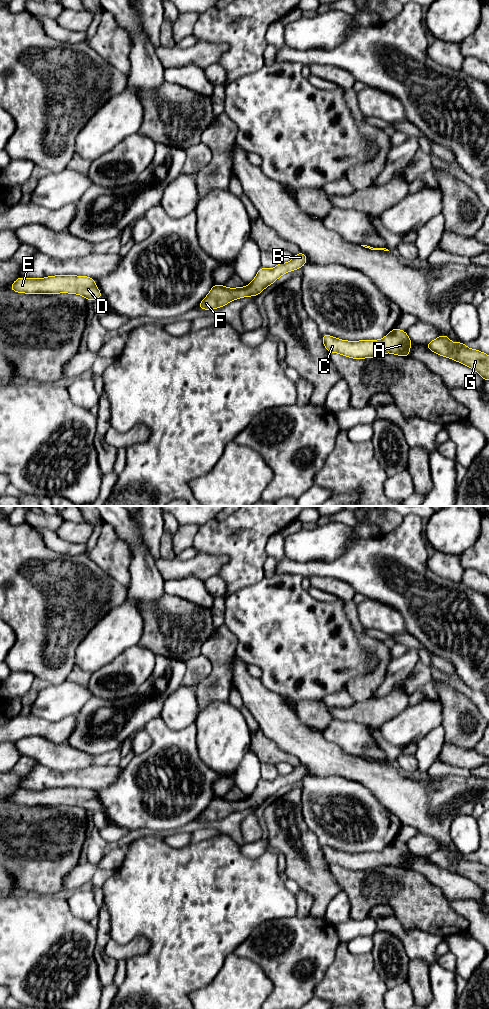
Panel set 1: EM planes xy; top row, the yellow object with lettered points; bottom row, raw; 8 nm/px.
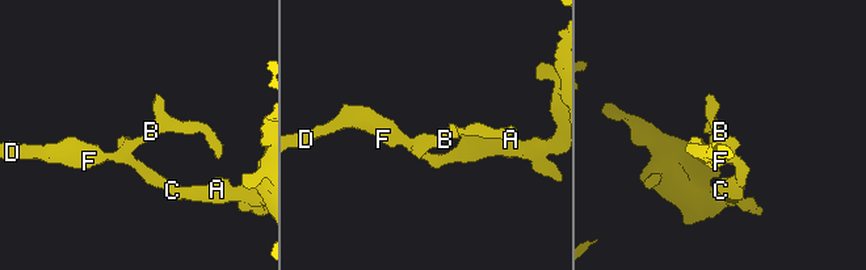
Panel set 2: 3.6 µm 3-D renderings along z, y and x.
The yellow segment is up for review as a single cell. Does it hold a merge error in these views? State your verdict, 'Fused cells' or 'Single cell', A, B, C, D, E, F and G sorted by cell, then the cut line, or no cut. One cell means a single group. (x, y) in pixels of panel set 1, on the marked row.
Single cell. Groups: A B C D E F G. No split

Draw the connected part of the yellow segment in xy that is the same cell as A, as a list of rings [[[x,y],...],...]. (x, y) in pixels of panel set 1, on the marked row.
[[[396,327],[379,340],[347,341],[323,334],[322,341],[329,353],[339,353],[353,359],[374,358],[385,353],[410,357],[409,349],[413,344],[407,332]]]

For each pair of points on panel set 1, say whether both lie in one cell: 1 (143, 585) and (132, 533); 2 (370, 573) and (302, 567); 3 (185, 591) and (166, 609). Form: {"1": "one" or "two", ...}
{"1": "one", "2": "one", "3": "two"}

